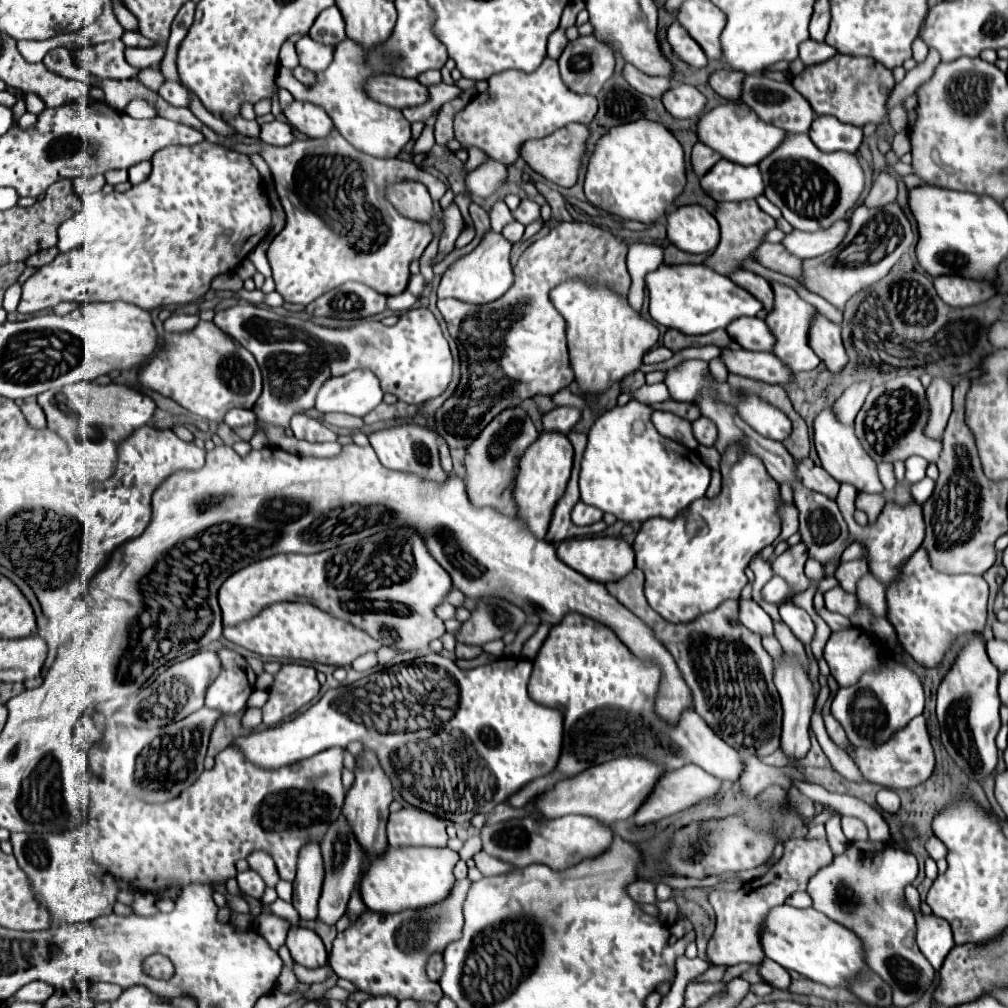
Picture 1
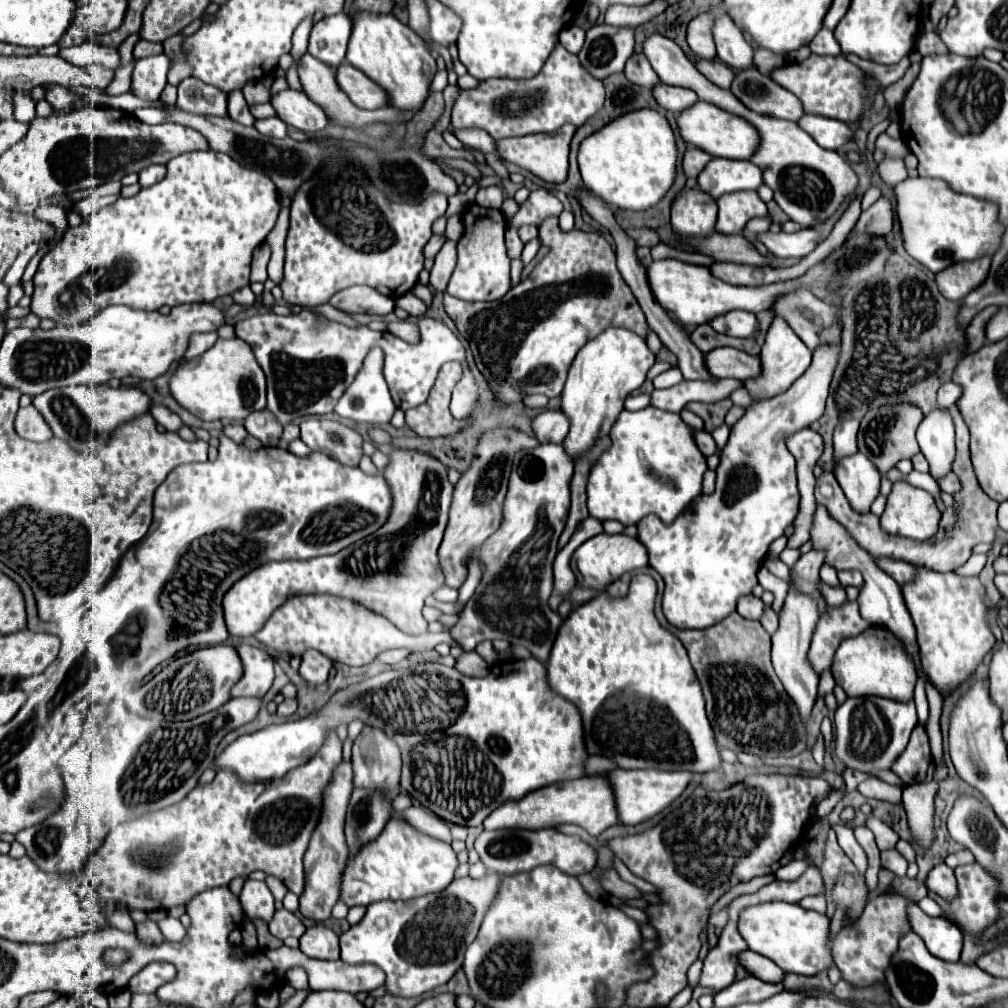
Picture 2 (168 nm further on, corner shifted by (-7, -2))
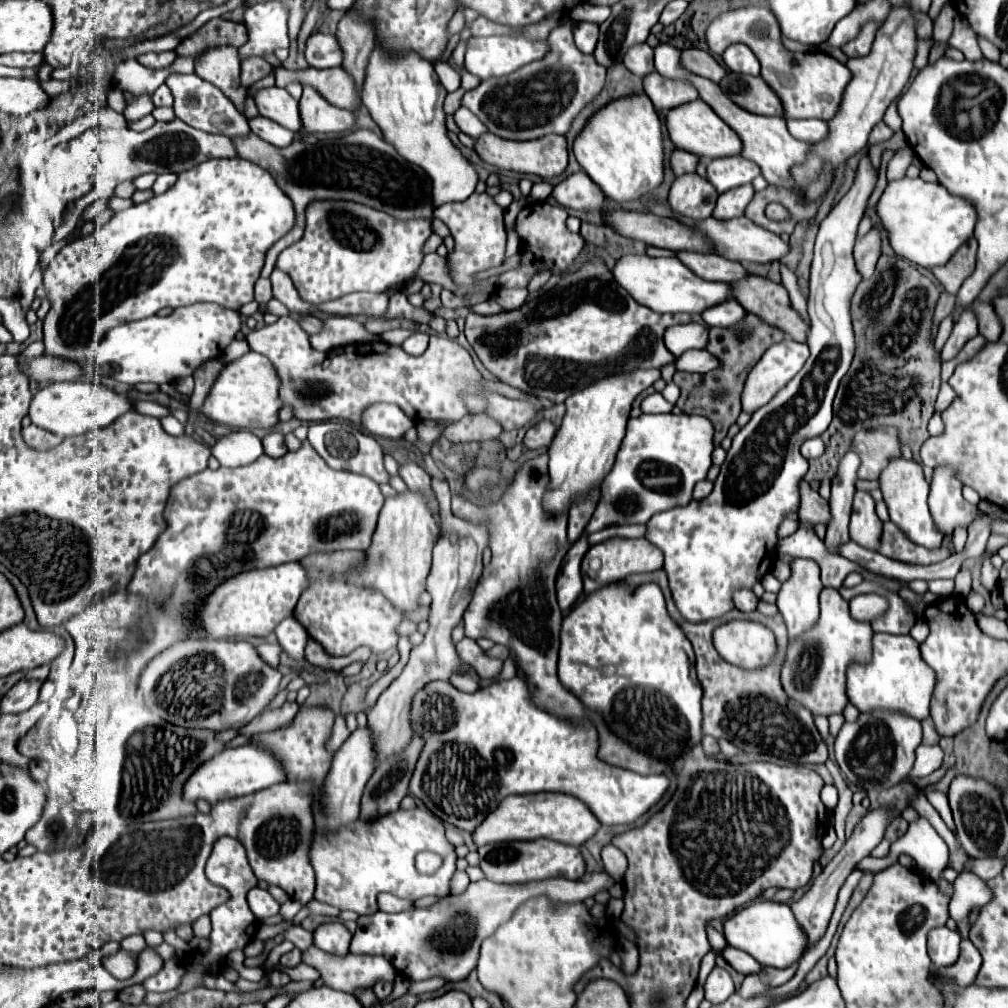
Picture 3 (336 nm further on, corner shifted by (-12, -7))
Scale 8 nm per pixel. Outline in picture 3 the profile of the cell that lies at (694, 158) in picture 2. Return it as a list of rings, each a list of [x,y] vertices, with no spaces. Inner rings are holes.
[[[674,149],[670,155],[670,167],[674,171],[674,175],[684,175],[684,173],[694,173],[698,165],[698,157],[694,153],[682,151],[682,149]]]

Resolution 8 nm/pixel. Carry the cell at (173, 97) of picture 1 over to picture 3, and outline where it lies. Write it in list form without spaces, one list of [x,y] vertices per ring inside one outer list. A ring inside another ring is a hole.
[[[160,85],[154,93],[152,93],[152,103],[154,107],[172,107],[172,93],[166,85]]]

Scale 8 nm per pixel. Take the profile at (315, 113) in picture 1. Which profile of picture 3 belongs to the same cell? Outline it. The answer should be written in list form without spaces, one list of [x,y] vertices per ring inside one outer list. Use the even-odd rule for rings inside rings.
[[[276,85],[264,87],[258,89],[252,97],[262,117],[276,121],[290,131],[298,131],[298,127],[302,125],[298,121],[298,101],[292,99],[292,95],[286,89],[280,89]]]

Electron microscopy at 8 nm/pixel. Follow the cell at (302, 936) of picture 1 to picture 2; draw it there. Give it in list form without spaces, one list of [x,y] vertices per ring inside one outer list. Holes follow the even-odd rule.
[[[313,926],[299,938],[299,948],[309,958],[317,960],[337,960],[339,958],[339,938],[331,928]]]

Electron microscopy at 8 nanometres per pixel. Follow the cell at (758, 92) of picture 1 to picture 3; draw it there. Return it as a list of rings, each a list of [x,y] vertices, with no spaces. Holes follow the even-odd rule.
[[[728,73],[720,83],[720,89],[728,99],[732,99],[738,107],[756,113],[756,115],[784,115],[780,99],[770,91],[762,77]]]

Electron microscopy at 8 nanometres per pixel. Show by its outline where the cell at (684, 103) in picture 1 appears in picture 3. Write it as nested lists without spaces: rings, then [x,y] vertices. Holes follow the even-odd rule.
[[[652,71],[650,75],[646,75],[642,79],[642,85],[658,111],[664,111],[664,109],[668,111],[698,99],[698,91],[694,89],[692,83],[682,79],[666,79],[658,75],[658,71]]]

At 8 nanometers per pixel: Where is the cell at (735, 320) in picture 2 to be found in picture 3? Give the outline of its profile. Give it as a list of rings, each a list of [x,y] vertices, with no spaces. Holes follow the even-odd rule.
[[[726,299],[724,303],[712,305],[706,311],[702,311],[702,319],[708,327],[730,327],[730,325],[738,323],[738,319],[742,319],[742,315],[746,315],[746,311],[734,299]]]

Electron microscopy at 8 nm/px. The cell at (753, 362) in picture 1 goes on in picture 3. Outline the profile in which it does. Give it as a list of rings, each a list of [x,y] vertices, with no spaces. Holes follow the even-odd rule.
[[[690,349],[676,359],[676,369],[678,371],[708,373],[714,367],[718,367],[718,359],[714,359],[714,355],[710,355],[706,349]]]

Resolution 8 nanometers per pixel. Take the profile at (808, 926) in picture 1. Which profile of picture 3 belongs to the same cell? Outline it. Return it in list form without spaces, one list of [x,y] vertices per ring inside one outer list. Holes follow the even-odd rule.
[[[756,899],[742,911],[728,917],[724,921],[724,937],[728,945],[746,951],[758,963],[768,965],[768,967],[778,967],[778,969],[784,969],[800,961],[806,949],[806,937],[802,935],[802,929],[798,927],[790,907],[784,903],[776,903],[776,901]]]

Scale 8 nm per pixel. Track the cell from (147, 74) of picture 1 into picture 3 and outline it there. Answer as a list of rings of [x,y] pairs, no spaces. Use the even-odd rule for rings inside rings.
[[[218,17],[204,23],[192,37],[184,39],[176,47],[176,53],[182,57],[184,55],[196,57],[214,45],[236,45],[236,47],[240,47],[242,43],[246,43],[246,39],[248,39],[248,31],[244,25]]]

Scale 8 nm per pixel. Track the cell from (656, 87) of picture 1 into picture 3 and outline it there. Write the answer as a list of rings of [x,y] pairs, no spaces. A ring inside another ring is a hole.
[[[638,43],[632,45],[626,55],[624,55],[624,65],[638,77],[648,75],[654,71],[654,61],[652,61],[652,47],[648,43]]]

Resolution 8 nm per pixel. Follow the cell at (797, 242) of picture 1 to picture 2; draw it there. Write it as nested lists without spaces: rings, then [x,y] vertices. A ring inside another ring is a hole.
[[[803,228],[795,234],[787,232],[765,232],[759,238],[767,250],[779,258],[805,258],[809,252],[817,248],[817,244],[823,240],[823,236],[815,228]]]

